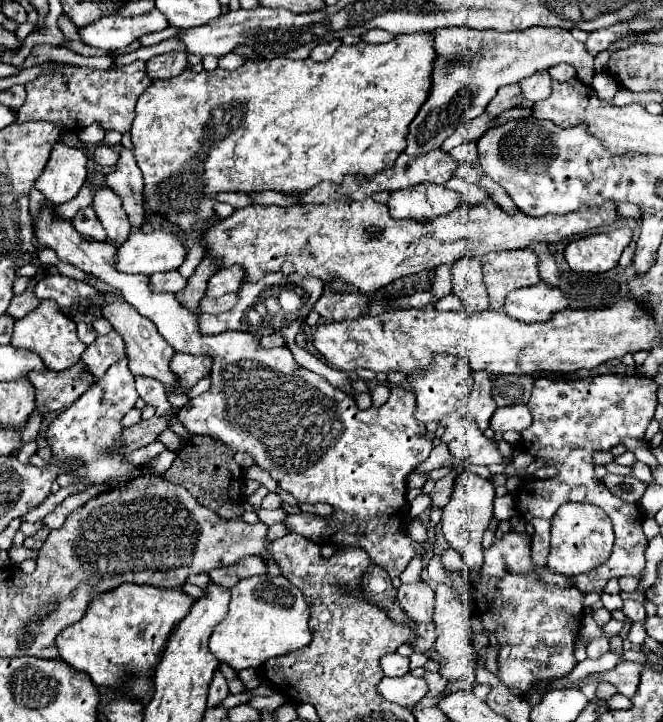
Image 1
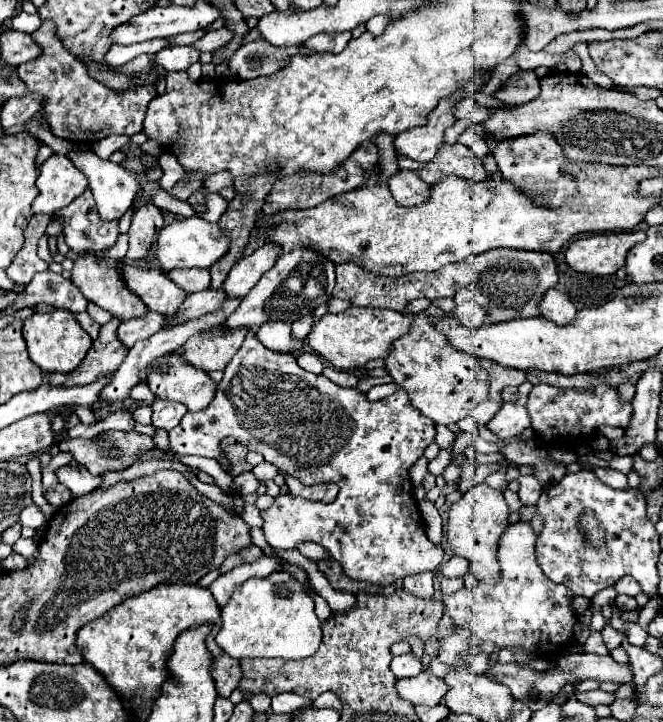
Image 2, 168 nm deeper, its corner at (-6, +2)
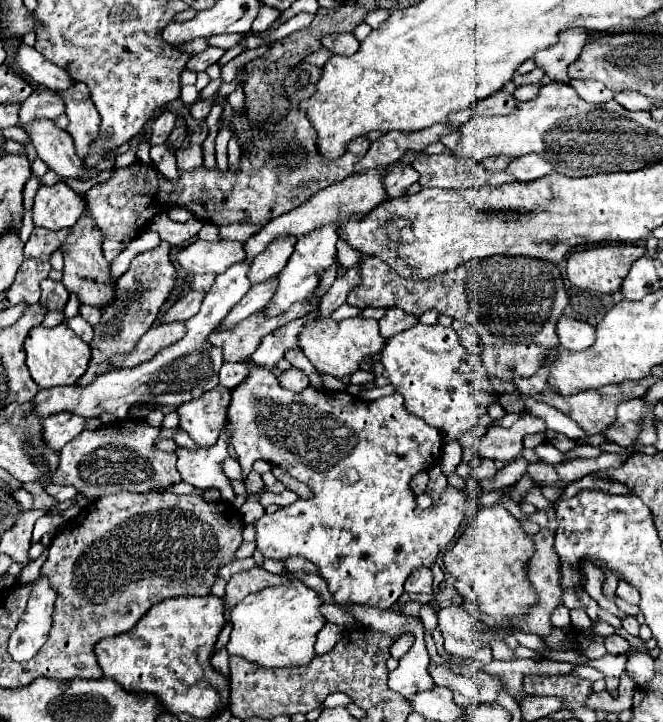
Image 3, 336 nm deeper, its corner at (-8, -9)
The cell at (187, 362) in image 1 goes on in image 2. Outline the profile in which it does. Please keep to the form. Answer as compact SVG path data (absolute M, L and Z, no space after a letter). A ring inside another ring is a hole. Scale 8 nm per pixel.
M229 329L213 337L195 335L183 345L183 355L193 367L199 367L207 373L225 369L247 333L249 329Z

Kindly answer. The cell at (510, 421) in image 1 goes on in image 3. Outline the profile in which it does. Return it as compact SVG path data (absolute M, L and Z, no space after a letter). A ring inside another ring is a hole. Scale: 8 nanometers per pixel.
M531 414L519 418L511 428L489 426L487 434L481 438L479 452L481 456L491 460L503 460L503 462L515 460L523 450L523 438L535 432L545 432L545 424L543 420Z

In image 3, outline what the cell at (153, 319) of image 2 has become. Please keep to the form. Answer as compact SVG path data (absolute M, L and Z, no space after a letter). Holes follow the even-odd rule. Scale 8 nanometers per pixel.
M189 292L187 296L183 296L181 300L177 300L159 320L157 324L169 324L175 320L189 320L191 316L195 316L199 312L203 300L203 292Z

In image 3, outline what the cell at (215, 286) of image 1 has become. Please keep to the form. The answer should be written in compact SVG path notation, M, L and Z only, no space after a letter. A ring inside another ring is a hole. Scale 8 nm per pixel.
M279 238L273 240L265 252L261 252L259 256L255 256L251 270L249 270L249 282L251 284L261 284L267 282L271 278L275 278L281 268L285 268L289 256L293 254L293 244L295 238Z

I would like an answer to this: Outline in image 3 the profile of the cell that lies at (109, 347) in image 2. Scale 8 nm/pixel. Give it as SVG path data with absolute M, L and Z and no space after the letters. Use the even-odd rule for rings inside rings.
M163 240L157 248L137 254L131 260L129 270L117 280L117 300L113 300L113 304L109 304L101 310L103 312L101 324L97 324L95 338L89 344L93 356L91 356L85 376L81 376L81 380L77 382L79 386L87 386L97 376L109 372L109 368L111 368L109 358L115 354L129 354L135 348L137 340L153 326L161 304L165 302L165 298L169 296L169 292L175 284L175 268L169 260L169 250L171 250L169 242Z

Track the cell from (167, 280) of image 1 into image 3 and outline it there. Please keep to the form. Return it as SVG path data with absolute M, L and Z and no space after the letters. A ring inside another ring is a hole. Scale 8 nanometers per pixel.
M201 274L201 276L193 276L191 280L191 290L193 292L209 292L209 288L213 286L215 276L213 274Z

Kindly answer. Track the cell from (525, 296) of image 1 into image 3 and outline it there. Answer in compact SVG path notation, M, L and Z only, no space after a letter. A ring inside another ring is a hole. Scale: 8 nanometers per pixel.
M561 316L557 322L557 336L563 348L567 350L581 350L593 344L595 340L595 326L587 322L579 322L567 316Z

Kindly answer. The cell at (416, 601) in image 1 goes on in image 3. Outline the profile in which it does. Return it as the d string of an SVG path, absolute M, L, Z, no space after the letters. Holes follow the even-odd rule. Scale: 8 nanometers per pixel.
M419 568L417 572L413 572L413 576L409 576L409 580L405 582L405 590L413 592L413 594L431 594L433 592L433 574L429 568Z

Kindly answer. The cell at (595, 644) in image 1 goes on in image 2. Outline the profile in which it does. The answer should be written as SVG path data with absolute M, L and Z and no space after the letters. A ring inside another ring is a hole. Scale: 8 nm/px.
M609 623L605 625L605 629L601 631L601 635L603 635L603 641L605 641L605 645L607 645L607 649L609 649L609 651L611 651L611 649L615 649L615 647L619 647L619 645L621 645L621 641L625 639L625 633L621 633L621 631L613 629Z

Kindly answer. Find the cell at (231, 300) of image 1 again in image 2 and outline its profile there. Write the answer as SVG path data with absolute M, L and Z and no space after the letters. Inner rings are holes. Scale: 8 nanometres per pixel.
M203 289L197 293L189 293L187 301L183 301L183 309L179 309L179 317L175 317L175 325L213 313L221 307L225 297L227 295L223 289Z

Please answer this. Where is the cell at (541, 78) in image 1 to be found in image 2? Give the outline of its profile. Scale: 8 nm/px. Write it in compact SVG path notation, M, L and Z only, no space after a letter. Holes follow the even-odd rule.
M519 71L499 93L493 93L493 97L509 107L523 105L527 101L533 101L539 95L539 77L533 71Z

